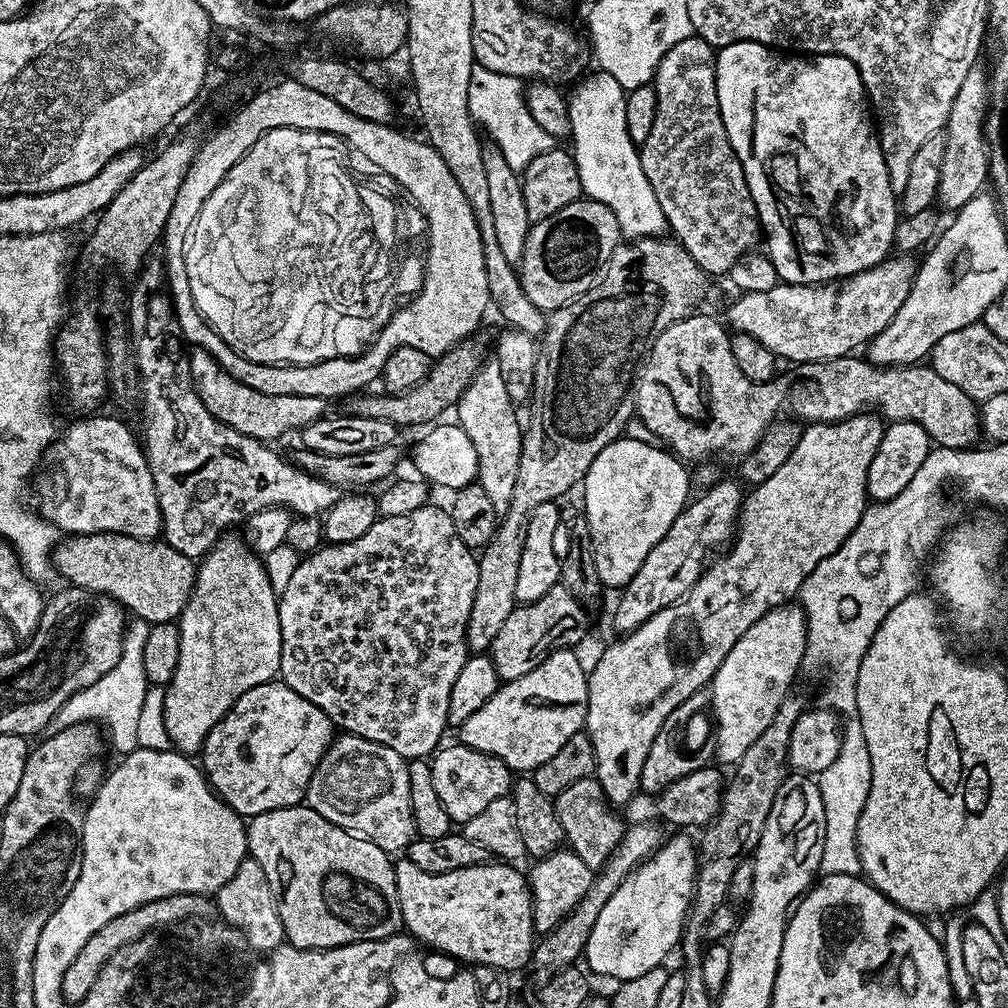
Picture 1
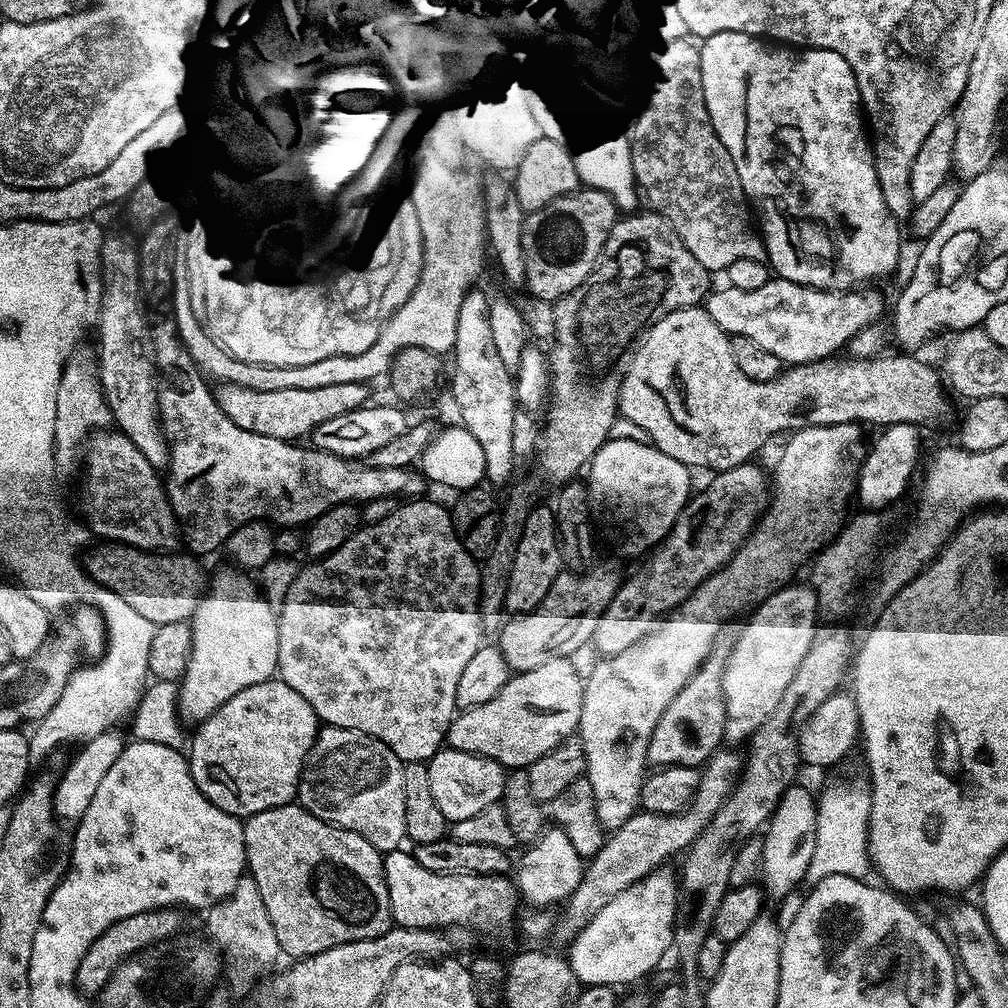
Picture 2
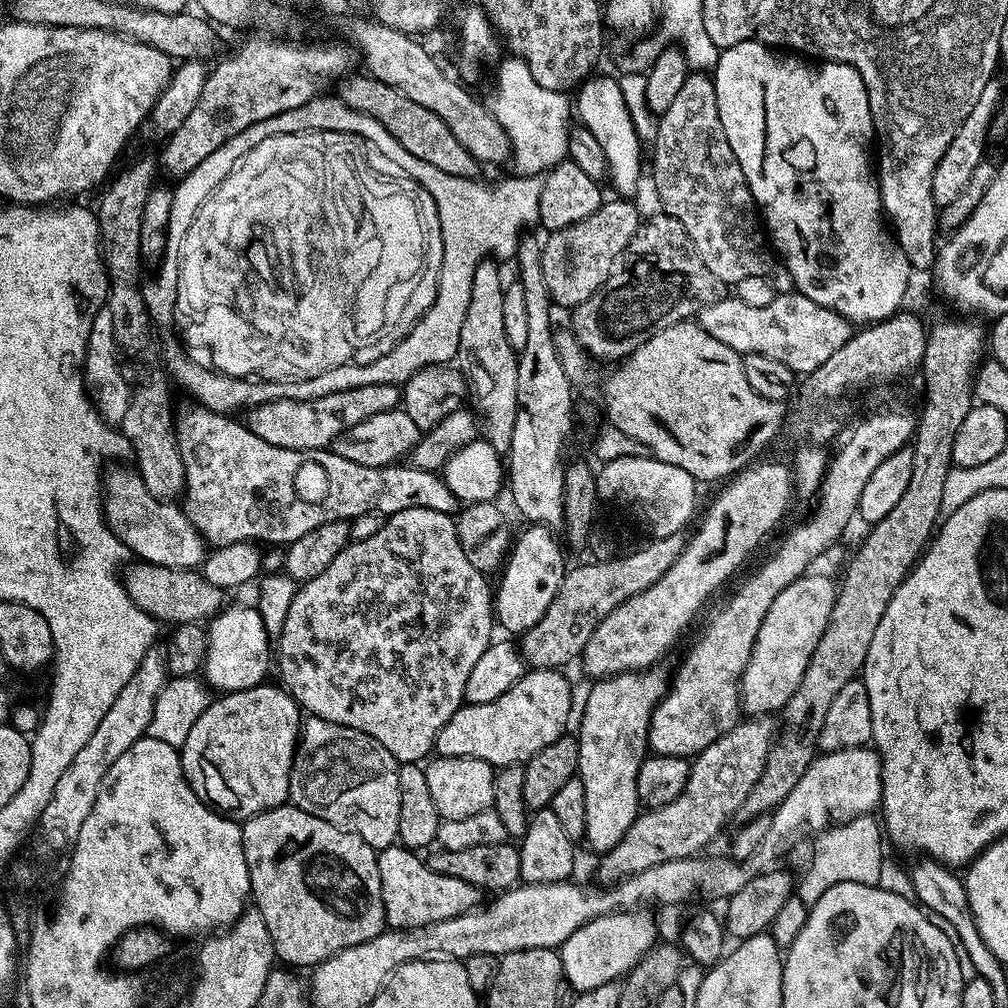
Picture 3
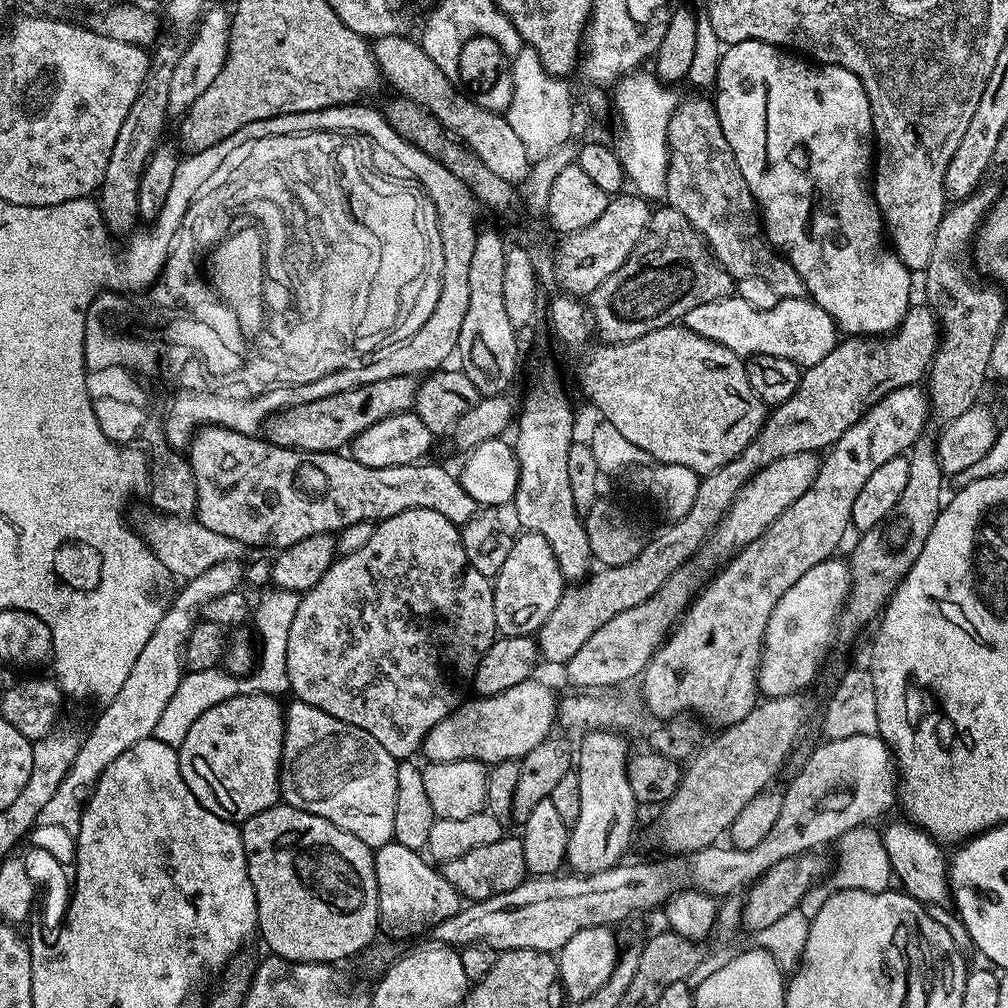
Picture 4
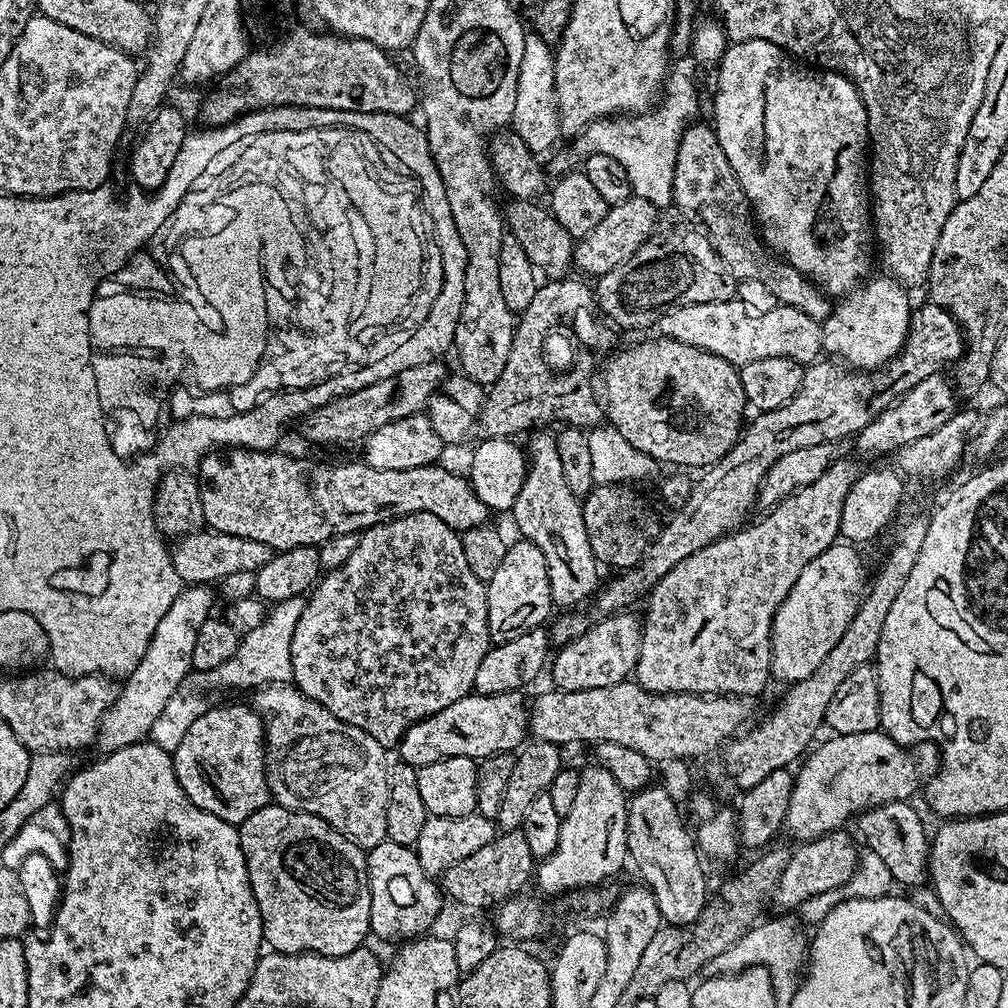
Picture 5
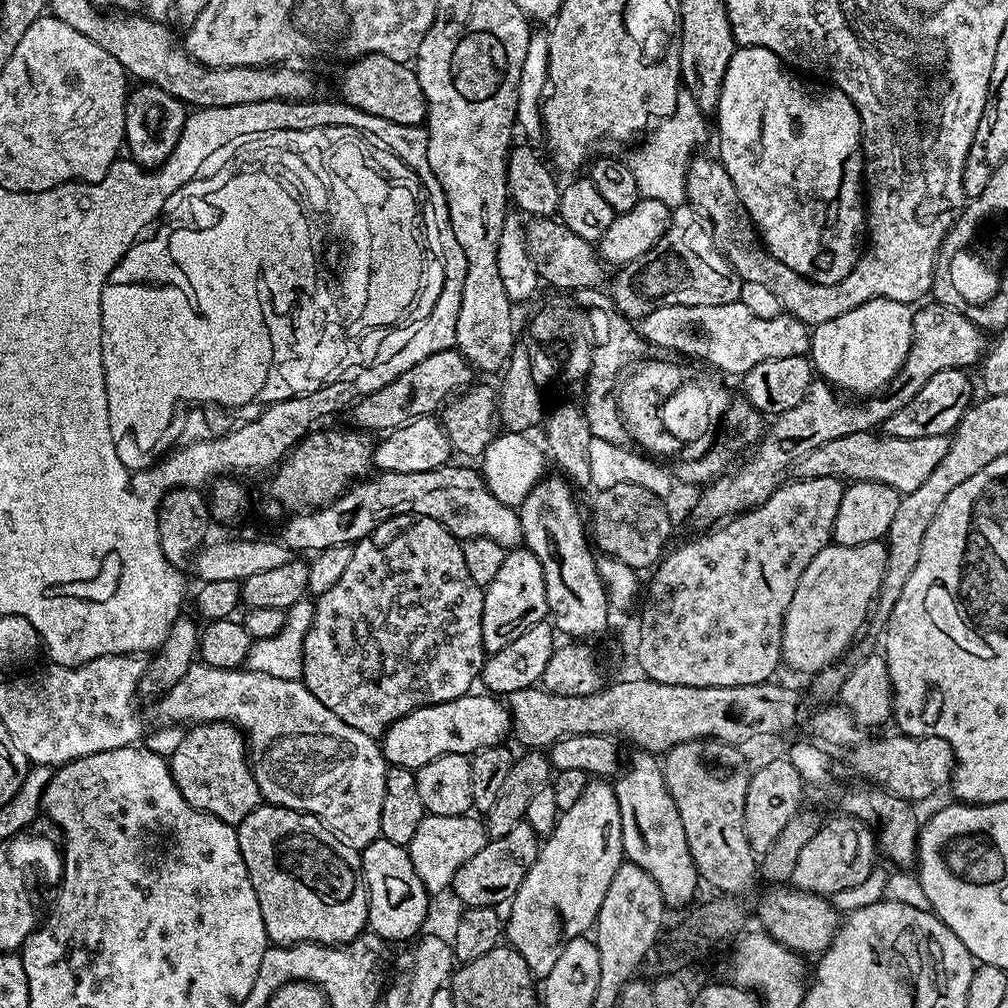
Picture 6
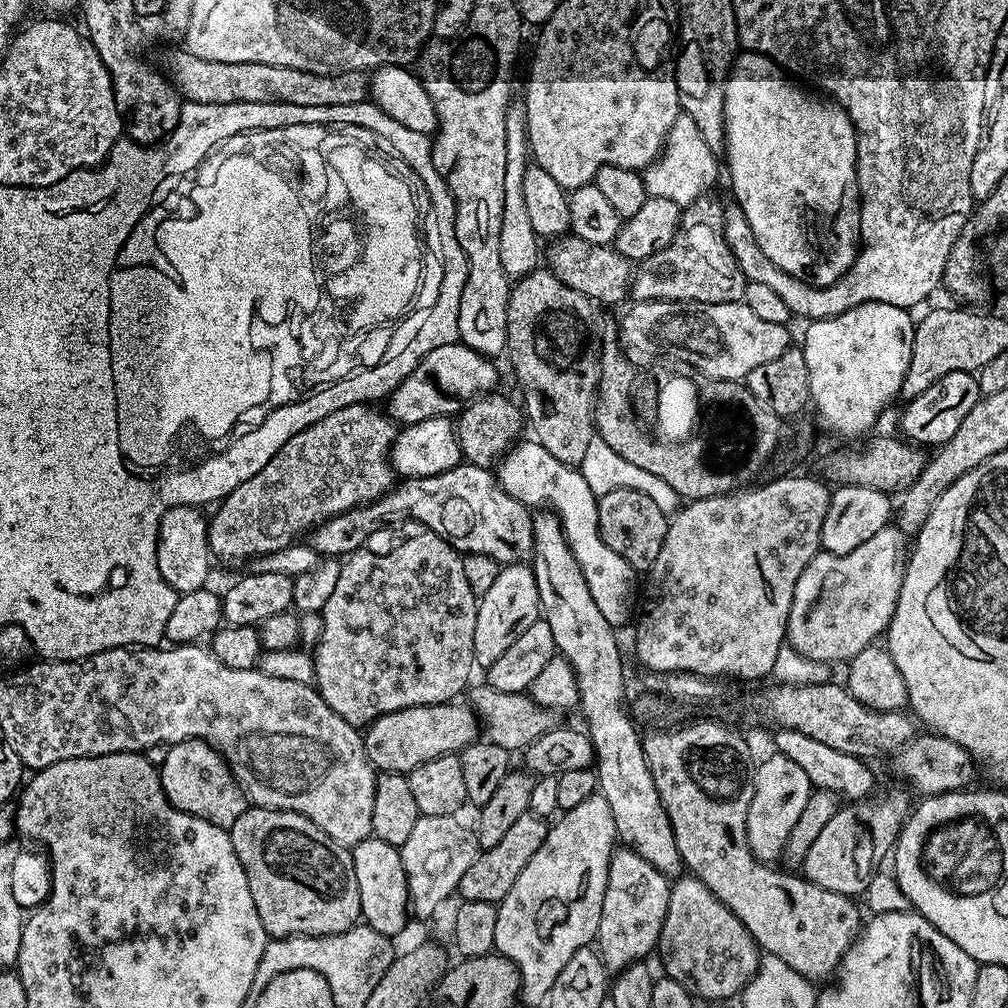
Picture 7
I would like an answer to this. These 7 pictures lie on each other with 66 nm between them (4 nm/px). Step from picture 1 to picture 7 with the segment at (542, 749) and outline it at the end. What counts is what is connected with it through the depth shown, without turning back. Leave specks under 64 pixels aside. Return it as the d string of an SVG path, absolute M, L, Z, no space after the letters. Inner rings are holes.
M460 703L414 706L386 714L367 725L363 738L368 763L380 772L407 774L422 766L422 762L460 753L465 746L473 744L482 732L482 725L476 713L467 703Z

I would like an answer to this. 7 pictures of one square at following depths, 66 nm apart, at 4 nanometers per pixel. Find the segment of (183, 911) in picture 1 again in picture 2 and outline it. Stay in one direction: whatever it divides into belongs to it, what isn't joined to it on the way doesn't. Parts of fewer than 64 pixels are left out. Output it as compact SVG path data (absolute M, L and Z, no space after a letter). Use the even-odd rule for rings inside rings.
M155 908L146 910L142 914L130 914L130 918L122 918L118 922L114 922L82 956L82 962L78 964L76 971L76 987L90 998L95 997L95 992L96 995L103 993L108 979L112 977L114 970L118 970L118 966L122 966L127 960L147 953L152 944L169 940L177 935L184 922L183 915L185 916L185 913L180 908Z

